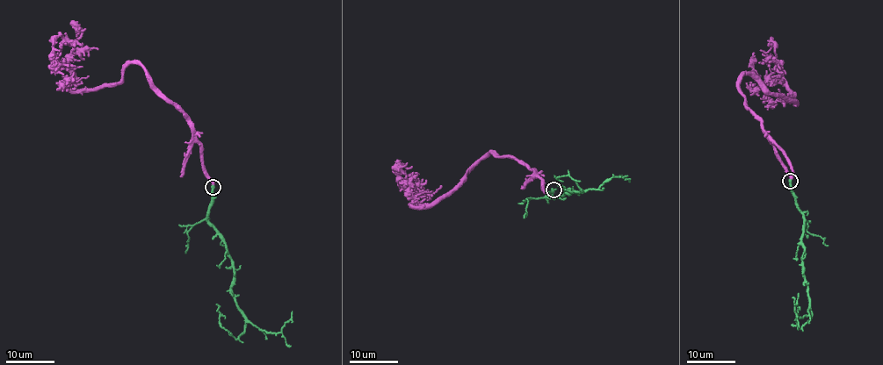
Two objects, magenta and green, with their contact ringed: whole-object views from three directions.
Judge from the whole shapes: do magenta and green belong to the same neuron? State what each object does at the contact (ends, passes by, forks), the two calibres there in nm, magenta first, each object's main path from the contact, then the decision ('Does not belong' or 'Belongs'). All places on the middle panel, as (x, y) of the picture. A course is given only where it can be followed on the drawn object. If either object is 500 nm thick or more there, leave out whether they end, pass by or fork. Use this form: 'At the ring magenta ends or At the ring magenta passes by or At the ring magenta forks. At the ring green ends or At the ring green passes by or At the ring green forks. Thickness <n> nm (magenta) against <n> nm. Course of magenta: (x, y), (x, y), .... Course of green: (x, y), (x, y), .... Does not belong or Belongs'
At the ring magenta ends. At the ring green ends. Thickness 280 nm (magenta) against 380 nm. Course of magenta: (553, 189), (549, 194), (532, 171), (495, 153), (478, 160), (452, 190), (414, 206), (396, 174), (404, 172). Course of green: (553, 189), (546, 196), (570, 193), (572, 189), (569, 190), (582, 192), (568, 175), (557, 179), (553, 175). Belongs

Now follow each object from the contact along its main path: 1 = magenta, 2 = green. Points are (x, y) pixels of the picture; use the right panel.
1: (791, 181), (740, 78), (794, 96), (778, 79), (760, 81), (754, 53)
2: (791, 181), (804, 223), (802, 274), (812, 317), (799, 328), (796, 325), (798, 306), (792, 298)

